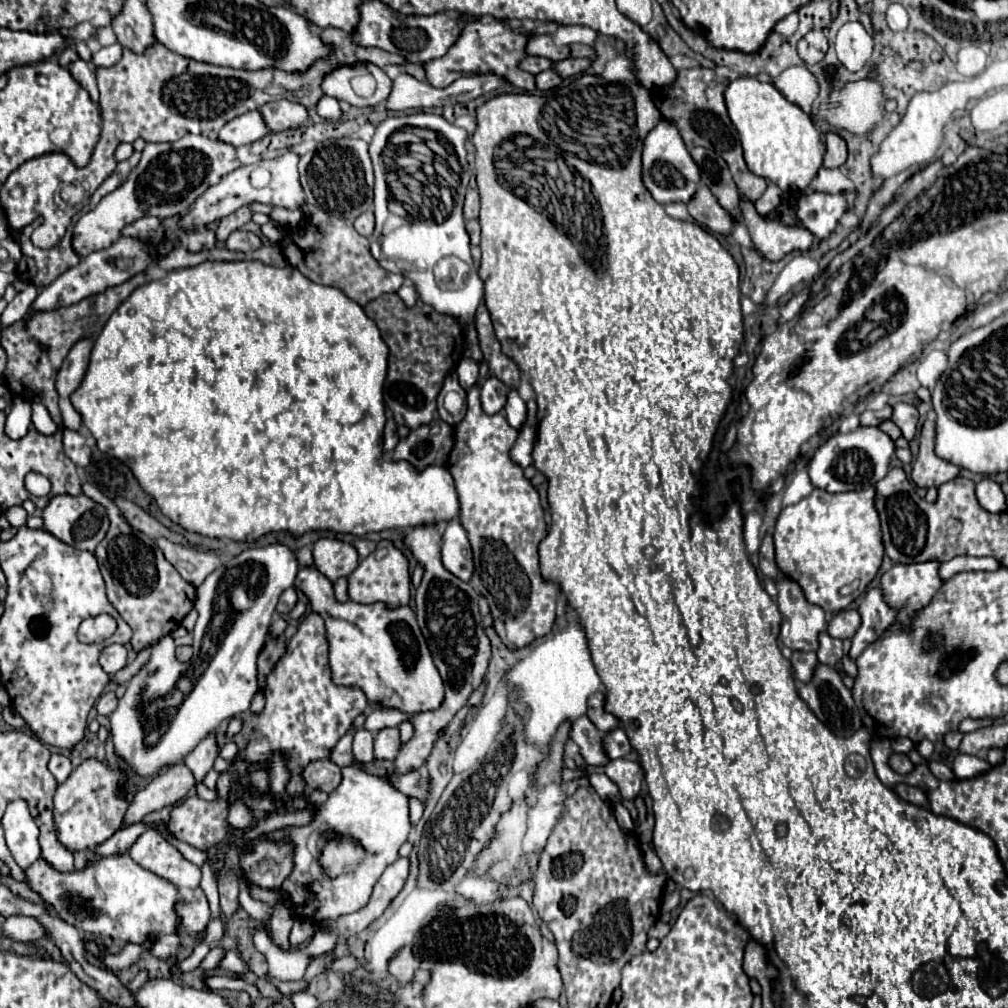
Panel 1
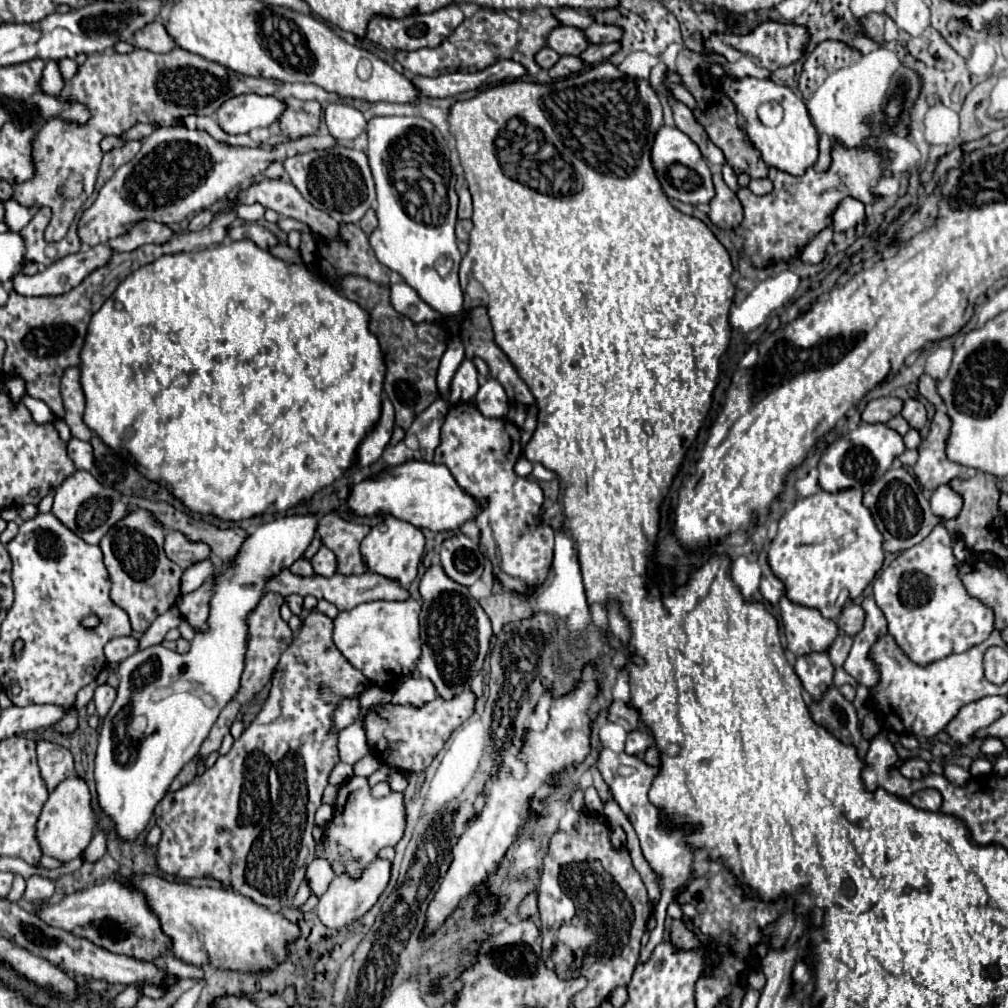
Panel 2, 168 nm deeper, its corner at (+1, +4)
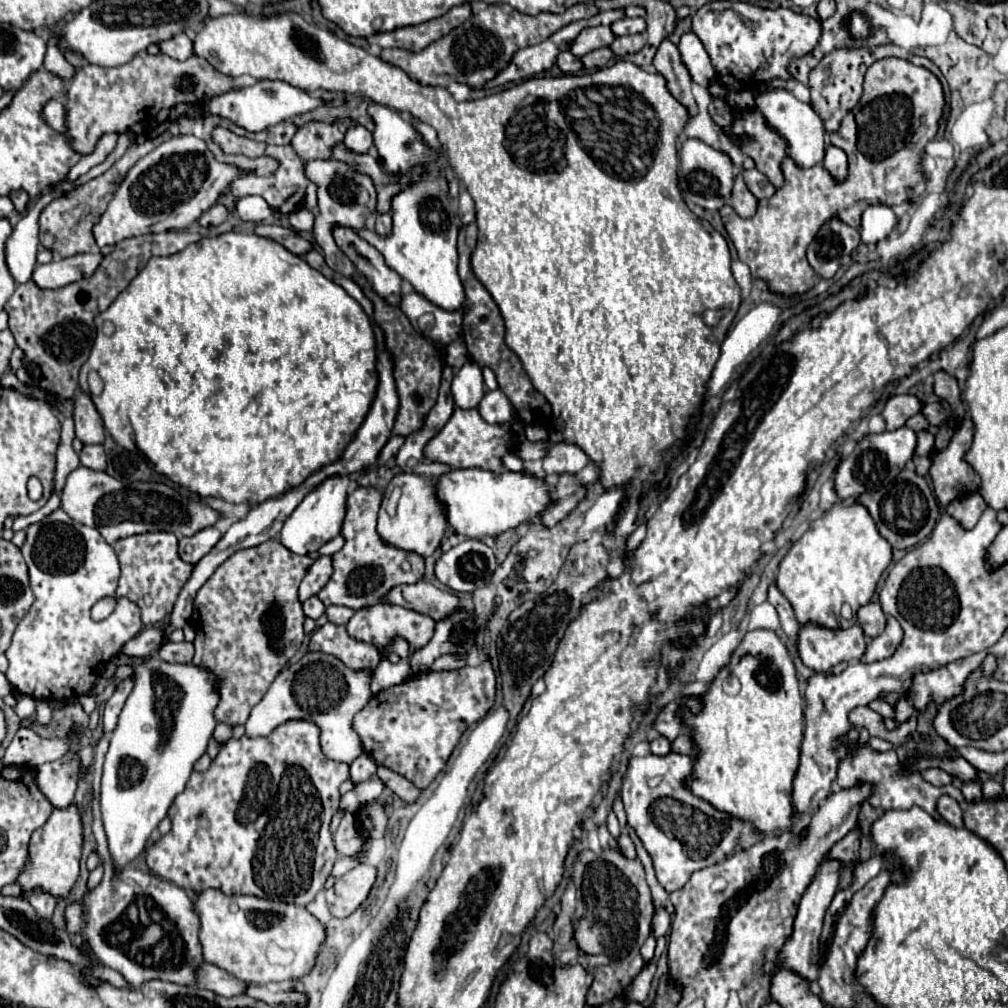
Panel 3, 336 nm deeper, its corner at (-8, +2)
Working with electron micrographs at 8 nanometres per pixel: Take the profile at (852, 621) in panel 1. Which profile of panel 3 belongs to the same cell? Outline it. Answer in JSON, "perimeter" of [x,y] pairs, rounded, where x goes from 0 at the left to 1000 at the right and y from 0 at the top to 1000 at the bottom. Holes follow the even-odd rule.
{"perimeter":[[[860,598],[860,600],[856,600],[850,606],[850,614],[852,614],[852,620],[856,622],[860,632],[874,630],[876,624],[878,624],[878,618],[880,618],[880,612],[878,612],[878,608],[876,608],[872,598]]]}

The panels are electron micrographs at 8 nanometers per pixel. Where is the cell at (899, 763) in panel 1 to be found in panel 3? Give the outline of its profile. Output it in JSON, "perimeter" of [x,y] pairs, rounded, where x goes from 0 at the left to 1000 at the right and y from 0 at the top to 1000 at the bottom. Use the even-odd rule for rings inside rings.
{"perimeter":[[[918,763],[916,765],[916,771],[924,777],[924,779],[928,779],[928,781],[934,781],[934,779],[939,779],[939,777],[943,777],[943,769],[941,767],[938,767],[936,763]]]}

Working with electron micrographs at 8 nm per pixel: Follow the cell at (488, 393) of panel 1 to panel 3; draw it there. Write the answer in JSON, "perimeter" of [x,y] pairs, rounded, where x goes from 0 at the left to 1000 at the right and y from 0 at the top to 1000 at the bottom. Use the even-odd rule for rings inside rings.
{"perimeter":[[[497,386],[493,388],[485,388],[477,400],[475,400],[475,410],[483,420],[491,420],[491,422],[503,422],[509,418],[509,404],[505,400],[505,396],[501,394],[501,390]]]}

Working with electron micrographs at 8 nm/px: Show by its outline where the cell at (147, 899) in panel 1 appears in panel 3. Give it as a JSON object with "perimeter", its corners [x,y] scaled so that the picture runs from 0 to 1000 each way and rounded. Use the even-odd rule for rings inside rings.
{"perimeter":[[[207,882],[193,894],[193,904],[199,910],[201,949],[245,975],[293,973],[303,969],[314,951],[322,934],[322,918],[299,898],[287,898],[269,892],[247,888],[225,890],[219,884]]]}

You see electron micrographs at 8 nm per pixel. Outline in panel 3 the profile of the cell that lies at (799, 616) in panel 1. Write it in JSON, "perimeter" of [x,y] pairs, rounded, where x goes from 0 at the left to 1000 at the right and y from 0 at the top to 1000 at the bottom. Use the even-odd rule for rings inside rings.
{"perimeter":[[[801,618],[799,622],[795,622],[791,634],[791,644],[797,658],[809,668],[818,668],[834,656],[852,656],[858,642],[860,634],[854,620],[824,626]]]}

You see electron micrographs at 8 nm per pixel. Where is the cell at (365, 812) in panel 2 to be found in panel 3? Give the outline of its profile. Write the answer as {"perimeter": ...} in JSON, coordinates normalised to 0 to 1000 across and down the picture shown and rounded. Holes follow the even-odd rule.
{"perimeter":[[[366,797],[356,805],[356,814],[360,816],[364,828],[368,832],[376,832],[382,830],[382,822],[384,822],[384,807],[380,805],[380,801],[376,797]]]}

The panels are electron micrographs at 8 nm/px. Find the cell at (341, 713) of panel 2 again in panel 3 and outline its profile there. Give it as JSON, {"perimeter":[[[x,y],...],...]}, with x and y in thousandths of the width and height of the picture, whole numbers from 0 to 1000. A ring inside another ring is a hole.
{"perimeter":[[[307,646],[295,658],[285,660],[281,666],[277,666],[263,691],[249,703],[249,709],[243,717],[243,729],[267,729],[273,721],[285,715],[305,713],[318,725],[316,733],[322,751],[338,757],[350,757],[360,747],[360,739],[354,727],[348,723],[348,715],[352,707],[356,707],[370,691],[366,678],[368,666],[352,666],[332,650]]]}

